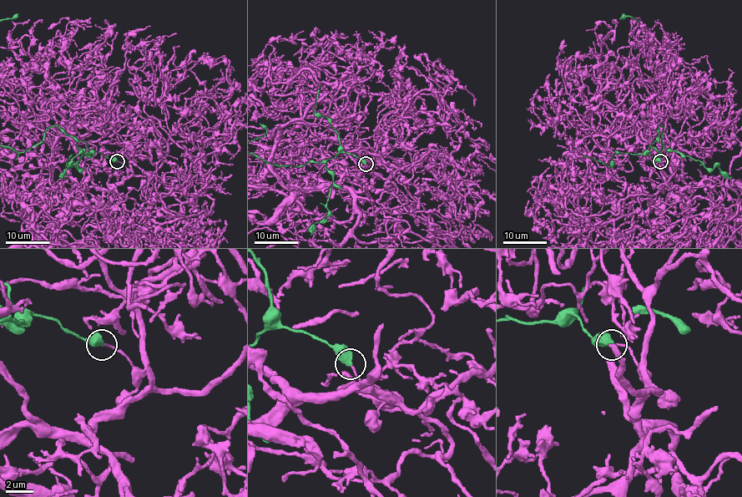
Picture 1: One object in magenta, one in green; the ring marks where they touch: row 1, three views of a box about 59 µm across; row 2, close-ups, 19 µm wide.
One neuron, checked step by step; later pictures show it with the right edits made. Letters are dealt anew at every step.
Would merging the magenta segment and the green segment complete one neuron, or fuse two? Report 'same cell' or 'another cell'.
another cell

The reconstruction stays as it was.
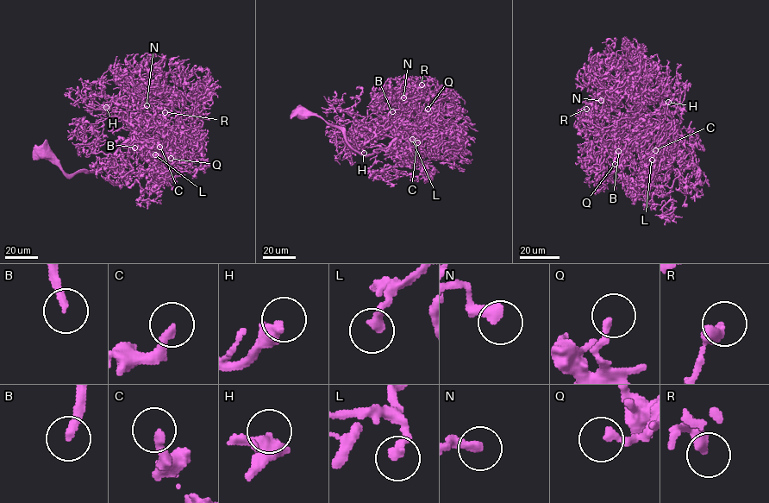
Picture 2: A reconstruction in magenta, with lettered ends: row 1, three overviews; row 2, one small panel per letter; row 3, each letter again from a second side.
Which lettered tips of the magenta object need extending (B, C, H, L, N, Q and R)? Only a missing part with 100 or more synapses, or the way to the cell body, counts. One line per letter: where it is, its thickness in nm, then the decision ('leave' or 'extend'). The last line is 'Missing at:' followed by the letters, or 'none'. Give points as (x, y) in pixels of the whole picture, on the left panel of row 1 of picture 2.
B: place (134, 147); calibre 240 nm; extend
C: place (159, 147); calibre 280 nm; leave
H: place (106, 107); calibre 400 nm; extend
L: place (155, 154); calibre 320 nm; leave
N: place (146, 105); calibre 360 nm; leave
Q: place (171, 158); calibre 240 nm; leave
R: place (165, 112); calibre 400 nm; leave
Missing at: B, H

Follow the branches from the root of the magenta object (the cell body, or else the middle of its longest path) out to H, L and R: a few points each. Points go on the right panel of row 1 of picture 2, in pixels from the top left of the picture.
H: (619, 158), (629, 183), (670, 172), (671, 160), (646, 122), (654, 128), (662, 122), (638, 106), (668, 102)
L: (619, 158), (629, 183), (670, 172), (671, 160), (647, 122), (650, 165), (659, 162), (652, 160)
R: (619, 158), (629, 183), (671, 170), (650, 135), (602, 142), (606, 132), (586, 109)

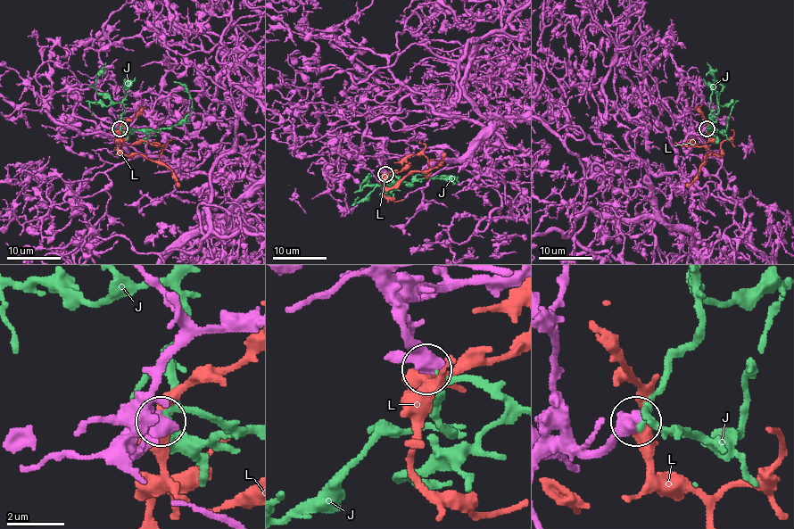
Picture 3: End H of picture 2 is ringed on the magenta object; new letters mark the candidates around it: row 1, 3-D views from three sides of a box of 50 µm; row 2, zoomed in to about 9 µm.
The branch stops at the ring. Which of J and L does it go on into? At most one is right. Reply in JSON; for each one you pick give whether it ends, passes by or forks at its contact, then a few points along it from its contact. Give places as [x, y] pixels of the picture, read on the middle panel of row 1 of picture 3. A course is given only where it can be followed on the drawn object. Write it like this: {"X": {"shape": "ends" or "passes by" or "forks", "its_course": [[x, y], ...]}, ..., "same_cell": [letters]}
{"J": {"shape": "passes by"}, "same_cell": ["J"]}

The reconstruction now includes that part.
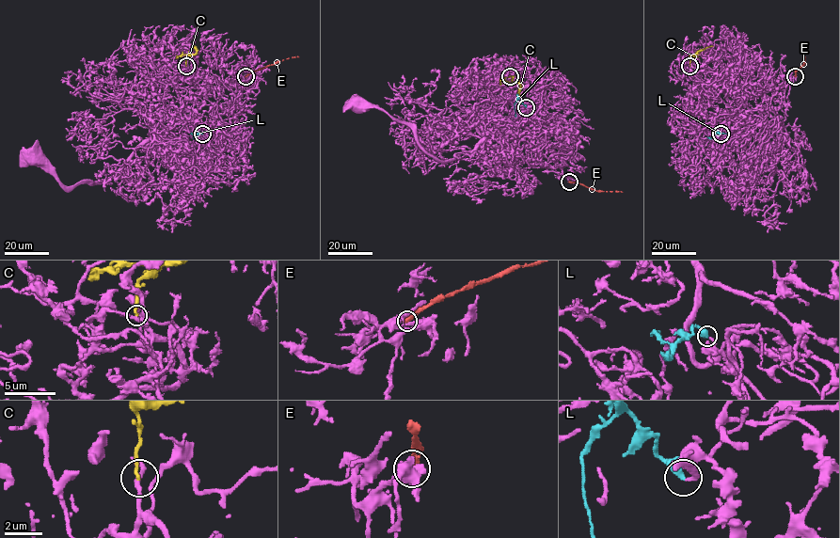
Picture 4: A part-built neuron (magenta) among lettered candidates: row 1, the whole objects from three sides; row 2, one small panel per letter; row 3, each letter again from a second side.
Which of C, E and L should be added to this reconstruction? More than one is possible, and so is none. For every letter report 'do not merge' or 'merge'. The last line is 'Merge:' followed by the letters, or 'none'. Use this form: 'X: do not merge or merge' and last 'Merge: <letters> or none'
C: do not merge
E: do not merge
L: merge
Merge: L

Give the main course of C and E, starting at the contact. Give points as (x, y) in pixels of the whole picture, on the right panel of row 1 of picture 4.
C: (689, 66), (689, 57), (713, 46)
E: (795, 76), (805, 57)

